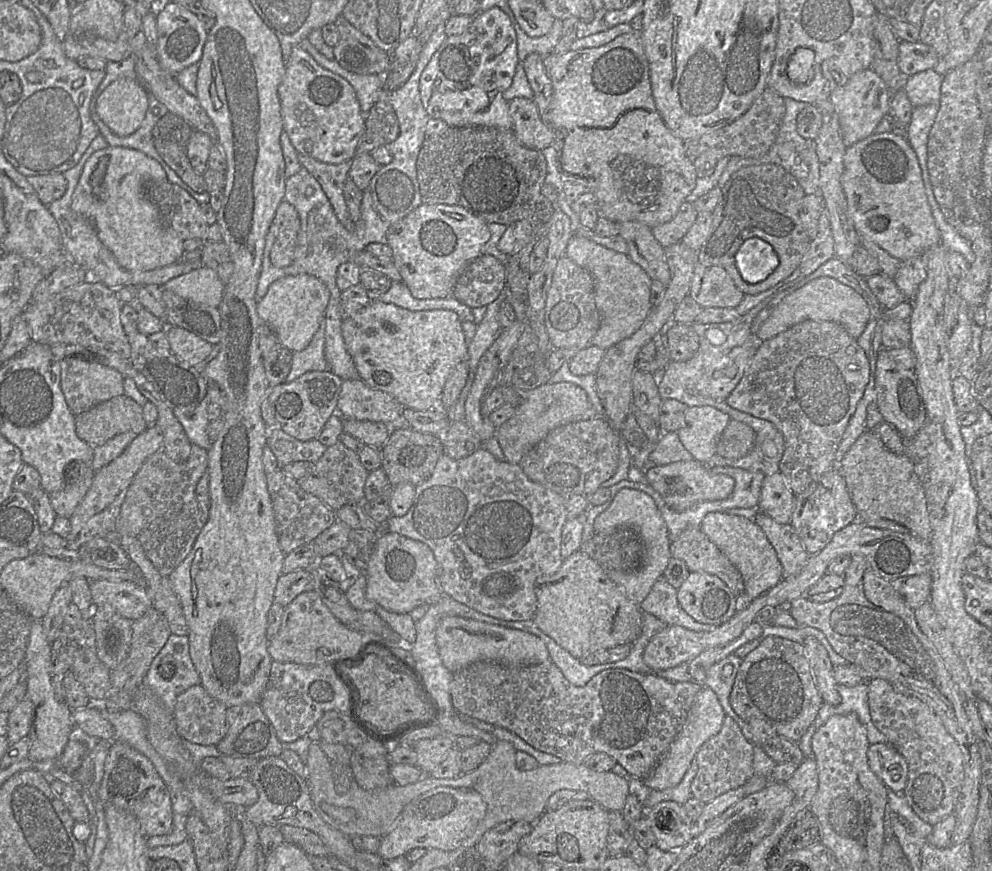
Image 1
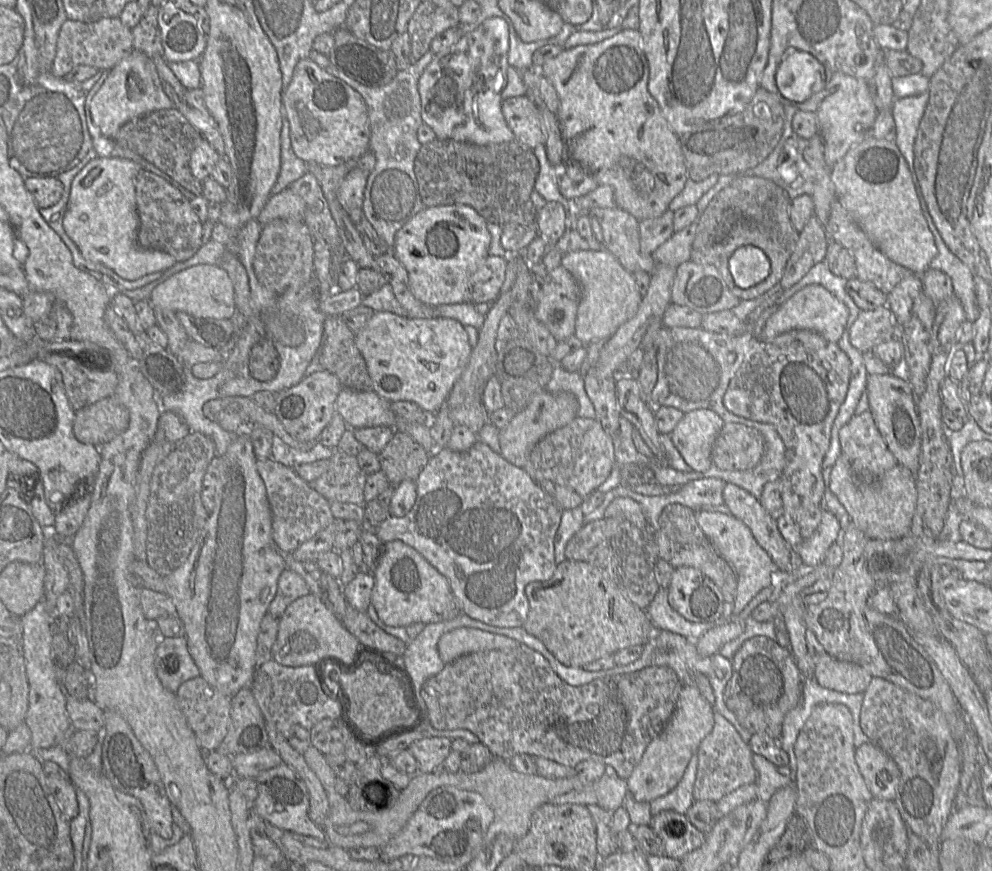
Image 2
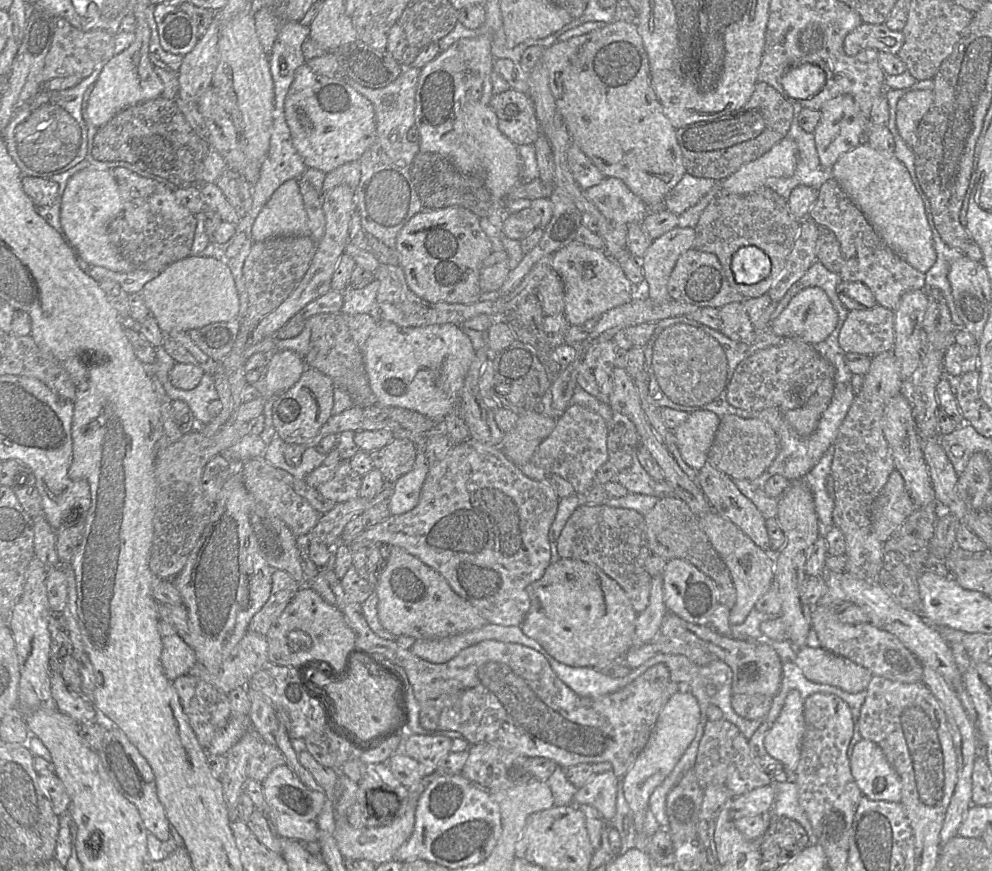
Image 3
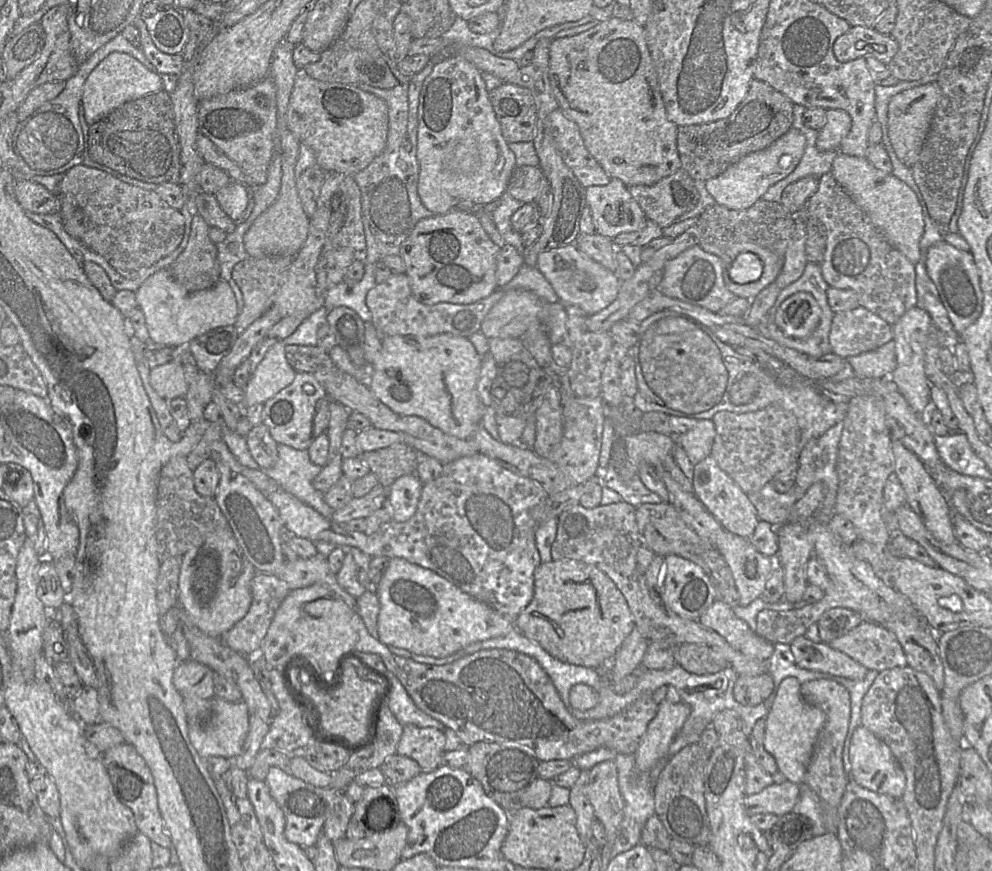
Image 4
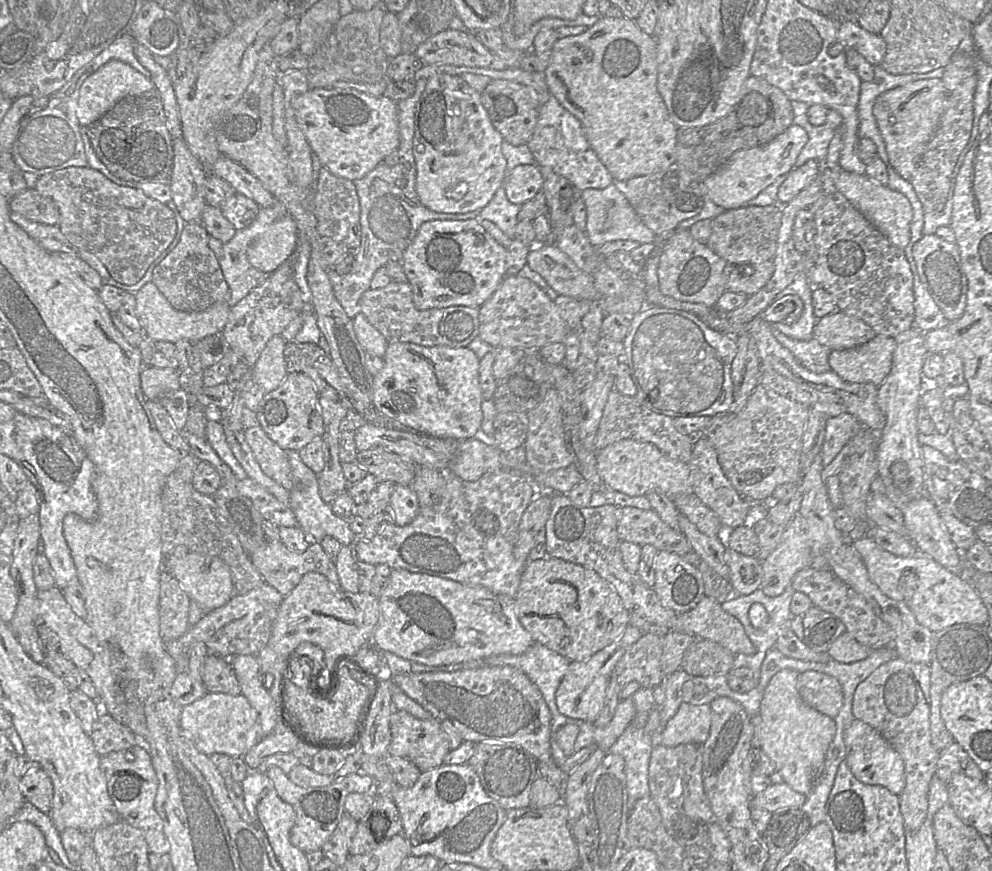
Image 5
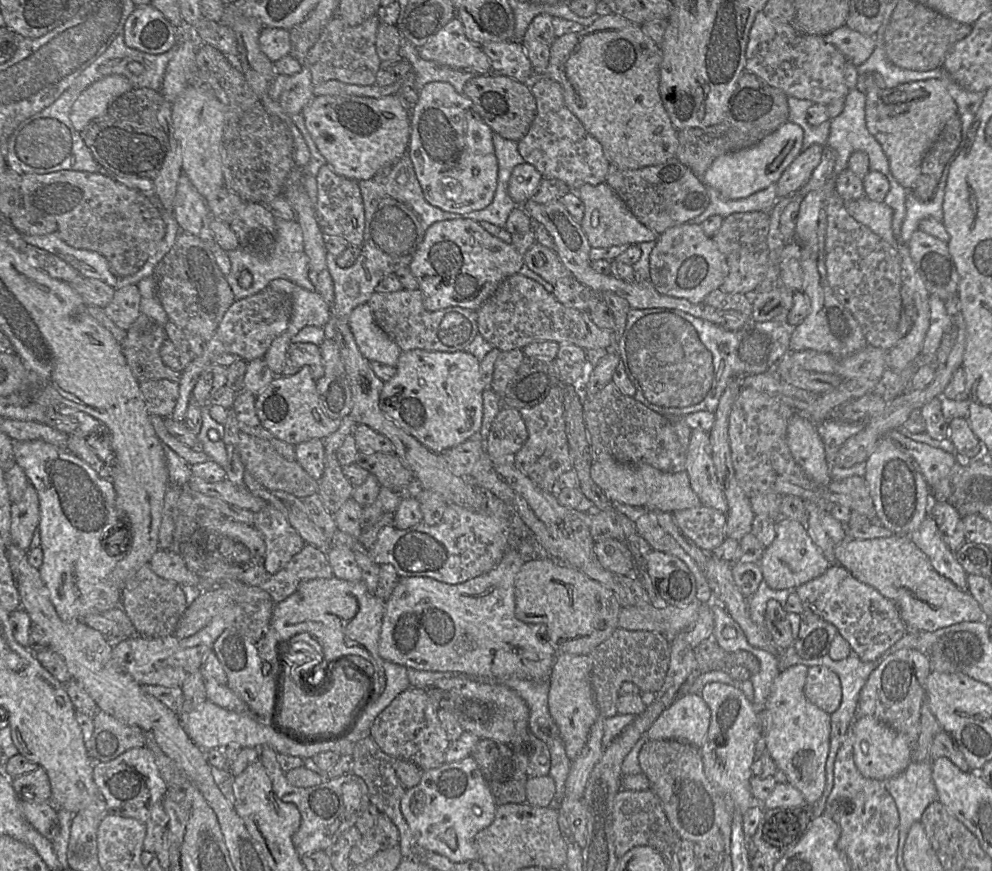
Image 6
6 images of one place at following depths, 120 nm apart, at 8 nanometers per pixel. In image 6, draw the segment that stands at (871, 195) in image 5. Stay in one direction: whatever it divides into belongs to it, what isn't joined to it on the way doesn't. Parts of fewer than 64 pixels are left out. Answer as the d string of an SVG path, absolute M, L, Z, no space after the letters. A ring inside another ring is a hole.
M864 196L858 200L845 202L849 214L861 224L891 245L897 244L893 234L893 209L883 202L876 202Z

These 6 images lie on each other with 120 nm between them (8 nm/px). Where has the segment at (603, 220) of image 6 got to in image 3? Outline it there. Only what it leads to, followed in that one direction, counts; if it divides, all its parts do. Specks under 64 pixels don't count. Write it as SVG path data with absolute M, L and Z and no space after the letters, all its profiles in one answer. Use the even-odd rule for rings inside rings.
M615 177L605 178L585 192L607 219L619 224L640 223L649 212L649 207Z

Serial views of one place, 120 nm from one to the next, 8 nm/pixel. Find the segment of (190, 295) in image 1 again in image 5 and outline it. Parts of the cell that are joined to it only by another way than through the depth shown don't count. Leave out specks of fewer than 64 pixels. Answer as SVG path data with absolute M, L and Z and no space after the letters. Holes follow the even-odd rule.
M152 281L146 283L135 293L135 299L136 314L145 335L154 342L168 341L174 344L179 340L197 342L210 335L221 332L227 323L231 308L228 302L220 301L202 312L179 311L170 304Z

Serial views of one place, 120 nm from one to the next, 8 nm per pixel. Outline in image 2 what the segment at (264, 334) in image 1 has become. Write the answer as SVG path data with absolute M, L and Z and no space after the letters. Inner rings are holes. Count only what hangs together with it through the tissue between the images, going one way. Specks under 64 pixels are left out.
M263 337L250 351L250 375L258 381L267 382L276 377L279 367L279 354L273 342L268 337Z

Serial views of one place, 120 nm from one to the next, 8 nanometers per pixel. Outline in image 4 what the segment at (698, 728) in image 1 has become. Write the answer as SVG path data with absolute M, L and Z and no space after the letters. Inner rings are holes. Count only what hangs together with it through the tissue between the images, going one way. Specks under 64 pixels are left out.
M663 700L658 704L656 716L648 724L635 756L635 767L640 773L648 773L664 757L670 745L683 728L691 709L682 702Z

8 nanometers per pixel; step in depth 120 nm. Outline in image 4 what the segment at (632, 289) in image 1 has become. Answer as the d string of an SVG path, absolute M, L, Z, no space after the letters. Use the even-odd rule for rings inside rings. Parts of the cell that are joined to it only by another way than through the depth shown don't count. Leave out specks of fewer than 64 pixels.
M574 244L541 253L536 268L551 284L561 304L577 306L588 316L608 307L617 298L622 282L617 273L584 255Z

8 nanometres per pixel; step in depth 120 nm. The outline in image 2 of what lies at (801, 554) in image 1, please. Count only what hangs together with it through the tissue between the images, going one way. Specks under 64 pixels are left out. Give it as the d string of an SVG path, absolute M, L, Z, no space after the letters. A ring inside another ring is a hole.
M732 483L724 486L722 496L723 504L729 508L730 514L749 528L779 571L791 572L795 565L801 563L779 532L776 519L764 509L758 499Z

